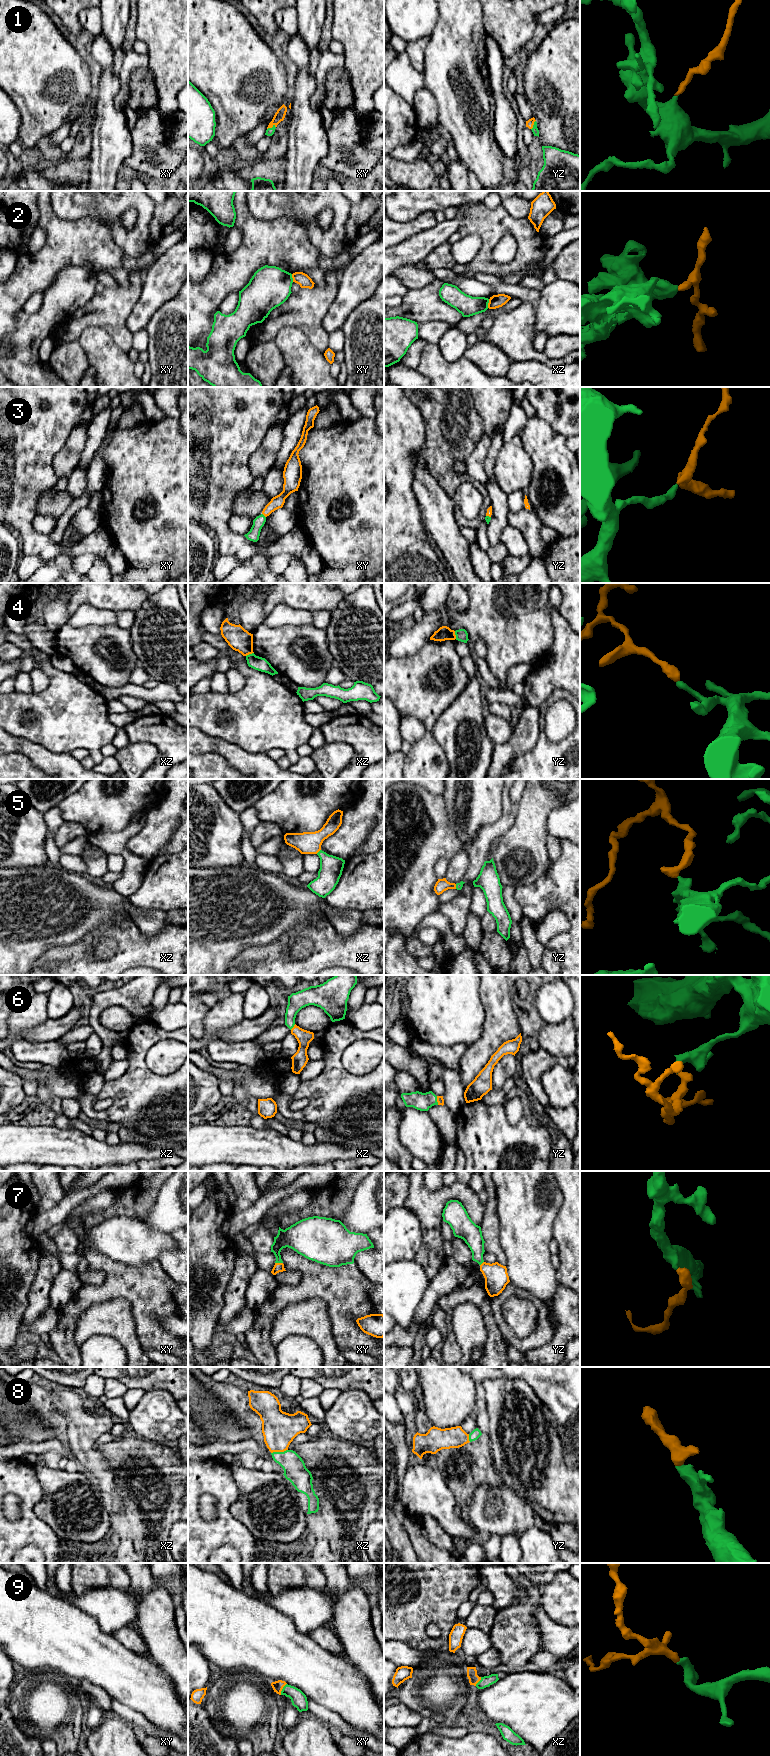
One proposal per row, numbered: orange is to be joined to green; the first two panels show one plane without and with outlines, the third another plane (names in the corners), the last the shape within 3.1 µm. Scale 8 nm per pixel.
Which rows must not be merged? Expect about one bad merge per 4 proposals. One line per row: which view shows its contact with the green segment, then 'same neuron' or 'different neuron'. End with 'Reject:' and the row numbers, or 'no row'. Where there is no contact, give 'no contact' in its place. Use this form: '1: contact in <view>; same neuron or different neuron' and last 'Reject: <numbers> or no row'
1: contact in xy; same neuron
2: contact in xz; different neuron
3: contact in xy; same neuron
4: contact in xz; different neuron
5: contact in xz; same neuron
6: contact in xz; same neuron
7: contact in xy; same neuron
8: contact in xz; same neuron
9: contact in xy; same neuron
Reject: 2, 4

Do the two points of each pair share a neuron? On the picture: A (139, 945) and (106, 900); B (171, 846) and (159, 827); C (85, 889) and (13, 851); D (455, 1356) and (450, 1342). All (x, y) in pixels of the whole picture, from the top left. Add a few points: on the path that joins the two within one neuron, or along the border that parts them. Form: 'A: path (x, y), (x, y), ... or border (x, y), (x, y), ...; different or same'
A: border (131, 919), (105, 922), (99, 927); different
B: border (177, 825), (160, 853); different
C: border (50, 864), (42, 866), (17, 866); different
D: path (452, 1353), (450, 1345); same

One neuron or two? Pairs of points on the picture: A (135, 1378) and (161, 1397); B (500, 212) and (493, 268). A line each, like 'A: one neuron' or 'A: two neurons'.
A: two neurons
B: one neuron

